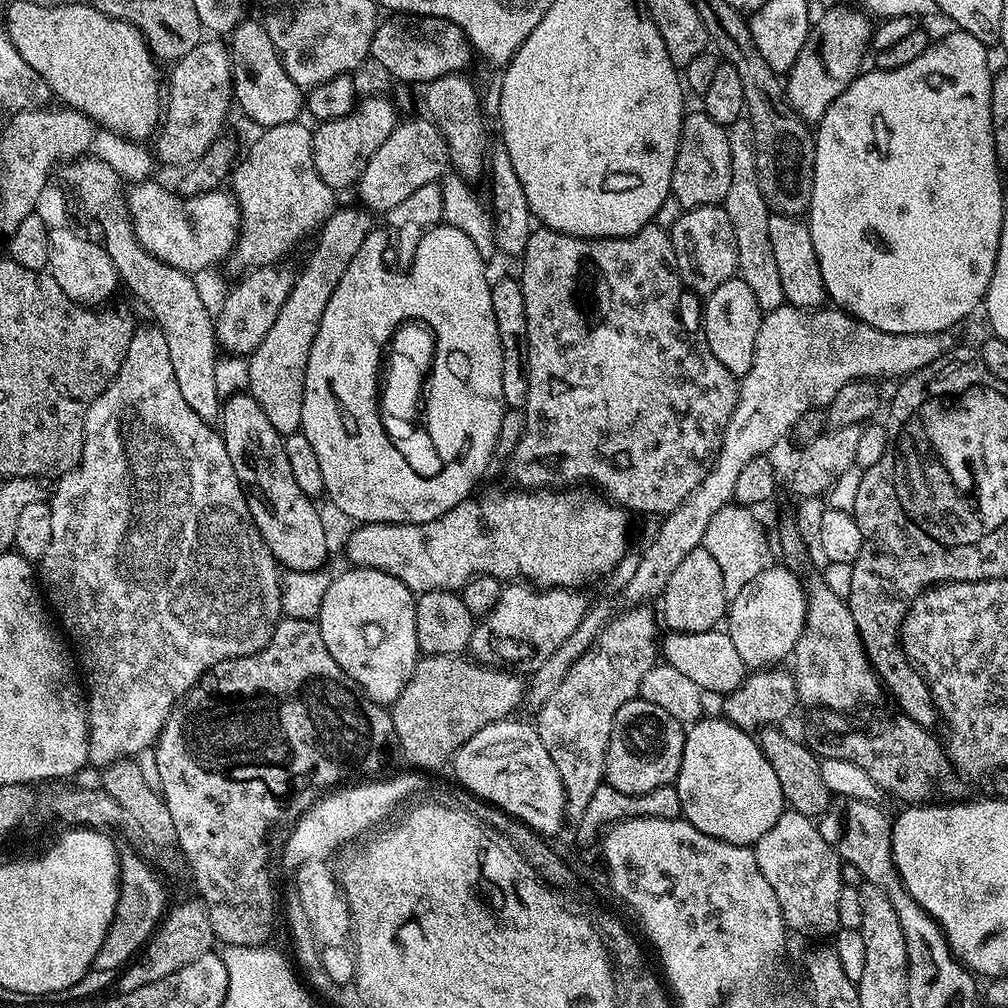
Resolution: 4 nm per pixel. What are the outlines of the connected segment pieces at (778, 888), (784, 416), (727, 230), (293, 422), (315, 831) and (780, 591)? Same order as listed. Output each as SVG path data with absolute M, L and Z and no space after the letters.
M786 810L752 849L758 868L774 890L785 925L792 932L831 937L840 928L838 899L844 887L842 861L833 845L822 838L819 825L811 817Z
M786 302L773 312L763 313L754 362L739 381L736 408L724 428L724 440L716 459L688 501L661 519L664 521L656 537L649 542L648 549L640 552L638 571L626 582L623 599L628 599L629 605L640 606L652 602L648 600L655 596L663 597L666 582L670 582L670 574L674 574L682 558L701 547L711 518L733 503L734 486L738 474L746 470L746 462L771 453L771 448L791 433L792 424L806 410L824 408L851 380L875 381L876 376L903 378L930 366L930 362L952 351L952 335L951 331L890 334L863 324L835 306L796 308Z
M711 204L701 208L689 208L681 214L678 222L670 230L672 249L676 255L676 271L685 289L696 293L701 298L707 298L722 282L733 279L738 272L738 238L734 238L734 226L722 206Z
M340 206L330 214L330 218L326 218L326 222L318 229L320 241L316 244L312 261L293 283L274 326L270 326L270 331L266 333L266 338L262 338L259 346L247 357L247 391L258 402L258 406L262 406L266 418L270 418L270 426L274 426L274 430L278 430L283 437L293 436L300 431L306 362L310 362L310 346L326 310L326 302L330 302L330 294L334 294L334 286L338 286L342 274L346 274L346 266L354 262L354 254L362 250L362 242L366 242L366 238L374 230L372 219L373 213L363 206Z
M409 773L348 784L325 793L303 815L297 817L292 836L283 850L282 860L288 867L298 870L310 862L320 862L330 857L338 846L376 825L382 816L391 812L392 806L397 807L407 795L428 786L428 780L422 777L425 775Z
M777 566L762 570L753 581L743 586L737 596L731 597L726 613L726 631L745 669L767 670L783 665L791 657L804 629L807 605L805 585L800 585L799 578L790 569Z

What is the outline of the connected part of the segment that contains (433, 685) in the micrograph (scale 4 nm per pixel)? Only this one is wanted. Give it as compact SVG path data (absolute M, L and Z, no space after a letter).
M464 654L424 656L417 660L406 686L390 711L398 748L416 770L440 768L484 726L507 720L526 700L523 675L500 666L478 664Z

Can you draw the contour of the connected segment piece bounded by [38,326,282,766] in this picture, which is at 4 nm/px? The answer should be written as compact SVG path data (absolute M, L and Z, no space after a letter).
M137 327L136 333L130 338L124 365L86 414L84 449L80 465L63 473L55 484L56 497L50 500L50 546L38 561L38 580L46 589L47 603L60 611L59 623L62 628L64 623L63 631L70 640L72 635L71 643L74 648L76 643L78 668L86 677L89 761L93 765L96 763L100 764L99 766L107 766L113 760L136 758L139 757L139 752L144 752L147 748L149 751L159 738L162 726L172 709L188 695L189 690L199 680L203 680L211 672L215 664L221 660L249 656L266 647L282 619L282 572L272 556L272 551L266 546L258 526L252 521L248 499L243 486L238 482L238 474L234 474L234 462L230 462L230 454L226 454L223 435L213 425L198 418L198 414L190 410L186 398L182 398L178 381L174 379L174 366L170 362L166 338L162 338L162 330L158 327Z

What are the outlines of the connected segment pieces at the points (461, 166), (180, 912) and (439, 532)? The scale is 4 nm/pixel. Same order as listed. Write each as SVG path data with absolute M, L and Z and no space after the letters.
M464 72L446 74L442 78L434 78L423 89L424 100L428 103L427 115L440 128L444 135L446 146L448 147L448 159L455 175L469 181L476 182L483 172L486 172L486 165L490 157L490 139L488 132L484 129L484 112L480 109L480 96L476 93L476 88L472 85L472 80Z
M193 898L193 900L184 900L181 904L175 904L173 903L167 909L164 919L160 921L156 931L153 932L152 939L144 945L139 953L140 964L129 963L115 977L117 993L150 986L150 982L158 982L158 978L166 978L166 974L174 974L174 970L182 970L182 966L194 962L194 958L198 958L203 952L207 952L213 947L214 937L210 918L203 900Z
M512 490L516 492L484 492L481 491L475 498L469 498L458 502L446 514L442 514L438 519L431 520L425 524L360 524L348 536L348 564L358 568L377 568L402 582L414 594L421 592L456 592L464 587L466 581L473 576L493 576L502 582L527 582L540 588L574 588L583 589L583 584L588 584L591 580L603 577L618 566L618 562L628 551L628 516L629 513L618 504L613 504L607 499L584 496L580 492L572 492L567 496L564 492L552 492L556 490Z

